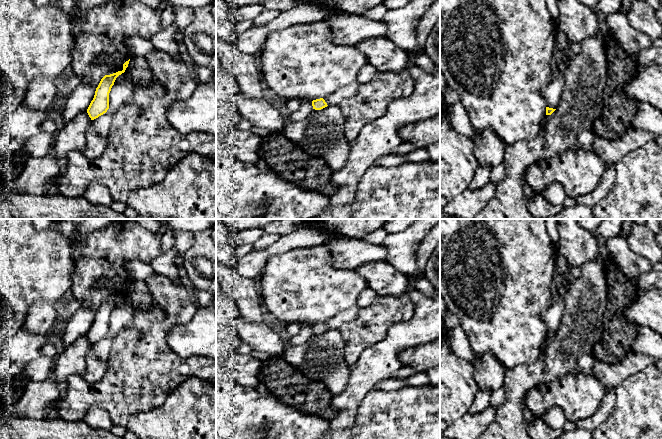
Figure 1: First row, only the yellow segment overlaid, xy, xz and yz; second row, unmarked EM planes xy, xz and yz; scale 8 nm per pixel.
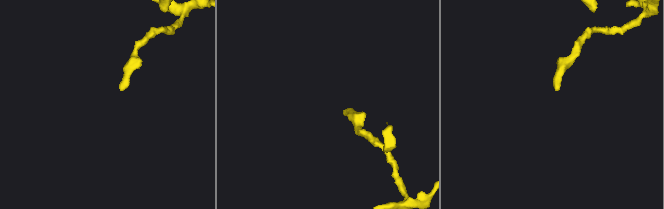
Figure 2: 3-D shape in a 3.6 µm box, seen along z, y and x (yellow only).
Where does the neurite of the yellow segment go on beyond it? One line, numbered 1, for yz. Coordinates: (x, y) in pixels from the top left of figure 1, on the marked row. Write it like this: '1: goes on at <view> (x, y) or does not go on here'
1: does not go on here

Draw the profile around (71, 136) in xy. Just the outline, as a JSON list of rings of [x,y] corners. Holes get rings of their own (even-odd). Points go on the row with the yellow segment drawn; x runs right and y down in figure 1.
[[[87,111],[79,112],[68,122],[60,122],[52,147],[52,154],[57,158],[60,173],[67,169],[67,156],[70,152],[83,152],[85,149],[86,131],[90,122]]]

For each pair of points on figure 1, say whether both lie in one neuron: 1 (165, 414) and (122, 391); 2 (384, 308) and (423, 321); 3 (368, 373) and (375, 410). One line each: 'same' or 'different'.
1: different
2: different
3: different

